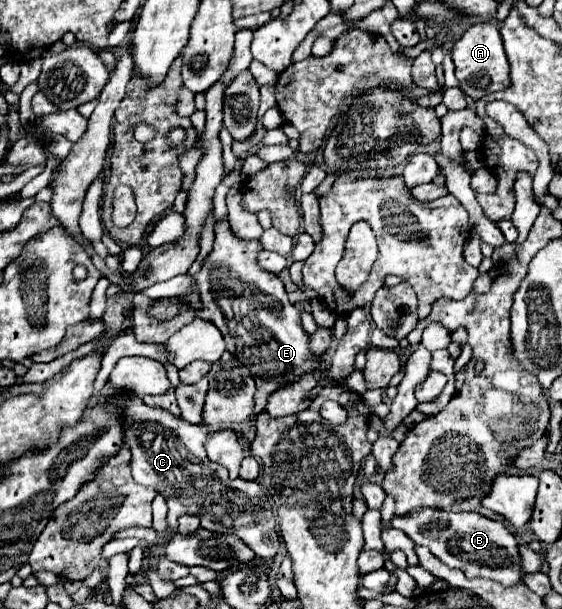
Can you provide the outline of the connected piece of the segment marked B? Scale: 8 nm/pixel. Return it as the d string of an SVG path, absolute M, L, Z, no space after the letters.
M417 507L409 511L409 515L401 515L401 531L409 533L409 537L417 545L429 547L429 551L441 559L445 565L463 569L463 573L471 577L487 577L499 581L501 585L515 585L521 581L521 561L519 561L519 545L509 529L501 521L487 519L473 511L449 513L433 507Z

